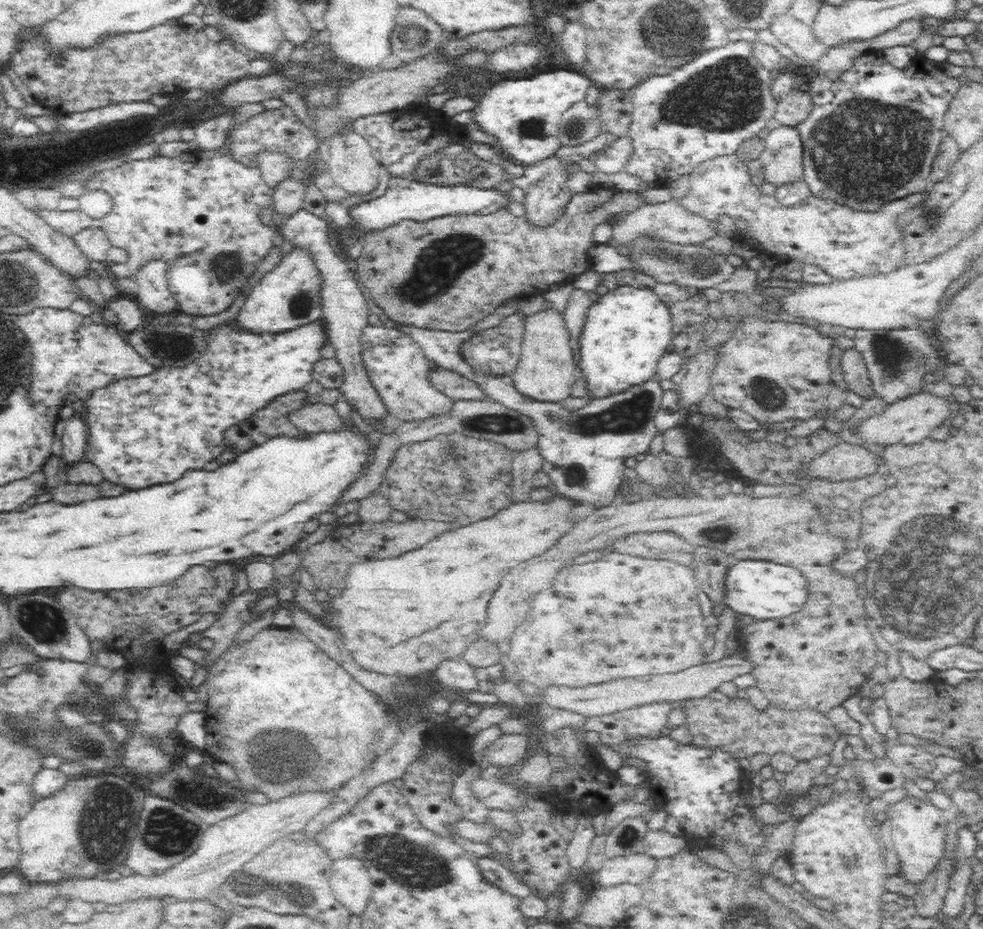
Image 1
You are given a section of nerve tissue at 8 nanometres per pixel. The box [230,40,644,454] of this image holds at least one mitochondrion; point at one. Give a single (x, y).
(437, 264)

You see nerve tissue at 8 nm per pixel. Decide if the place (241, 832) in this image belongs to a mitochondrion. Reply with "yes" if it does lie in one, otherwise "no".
no

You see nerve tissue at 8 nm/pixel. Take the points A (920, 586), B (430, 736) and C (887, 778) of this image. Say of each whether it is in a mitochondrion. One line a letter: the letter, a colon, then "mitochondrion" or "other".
A: mitochondrion
B: other
C: other

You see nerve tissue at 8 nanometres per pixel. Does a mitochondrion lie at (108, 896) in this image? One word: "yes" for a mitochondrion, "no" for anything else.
no

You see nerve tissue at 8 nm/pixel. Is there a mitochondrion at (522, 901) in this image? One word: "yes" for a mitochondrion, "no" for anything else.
no

